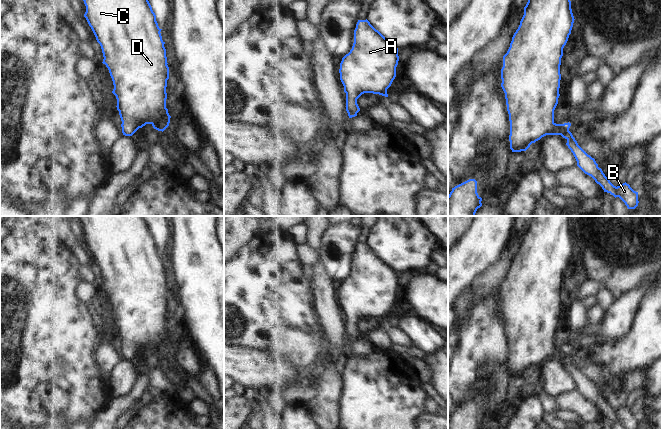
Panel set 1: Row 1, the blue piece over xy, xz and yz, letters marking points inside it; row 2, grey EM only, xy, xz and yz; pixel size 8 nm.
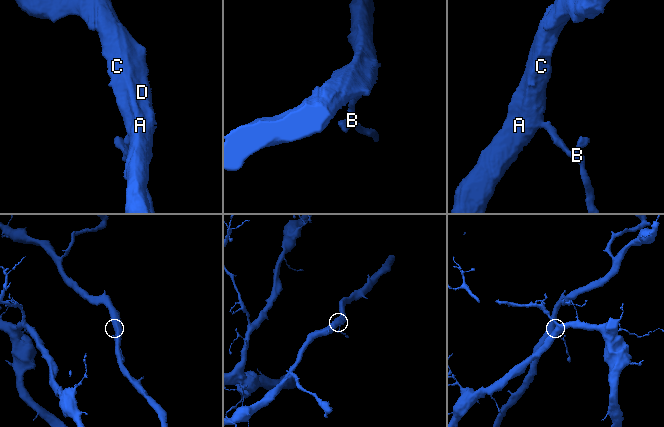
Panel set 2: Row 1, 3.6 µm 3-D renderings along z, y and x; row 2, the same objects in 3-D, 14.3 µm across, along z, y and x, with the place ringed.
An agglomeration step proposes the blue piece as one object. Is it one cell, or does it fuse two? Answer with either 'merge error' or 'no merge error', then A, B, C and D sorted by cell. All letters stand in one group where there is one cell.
no merge error; groups A B C D

